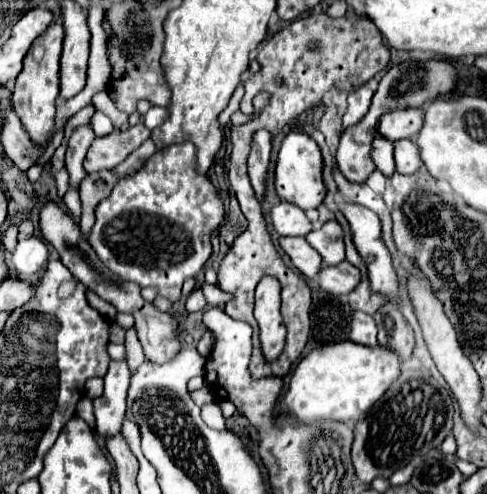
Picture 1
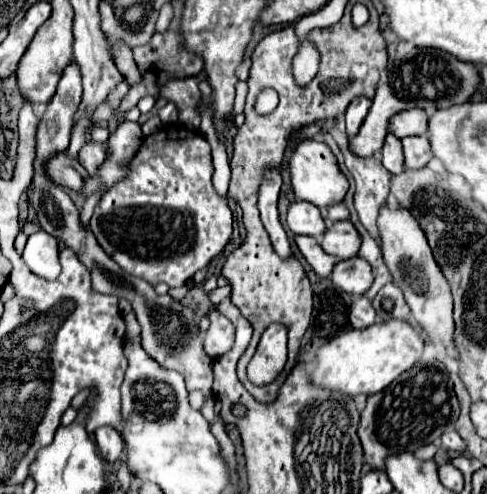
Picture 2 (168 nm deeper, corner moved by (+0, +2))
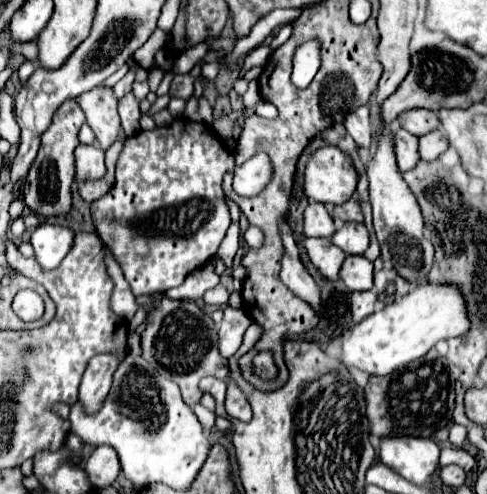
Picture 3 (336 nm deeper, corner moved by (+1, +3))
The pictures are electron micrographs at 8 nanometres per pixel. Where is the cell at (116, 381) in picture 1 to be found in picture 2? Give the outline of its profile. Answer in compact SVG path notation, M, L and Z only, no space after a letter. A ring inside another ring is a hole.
M102 426L102 428L96 430L96 444L98 444L100 454L108 462L114 462L114 460L118 460L122 456L124 444L122 444L120 434L112 426Z

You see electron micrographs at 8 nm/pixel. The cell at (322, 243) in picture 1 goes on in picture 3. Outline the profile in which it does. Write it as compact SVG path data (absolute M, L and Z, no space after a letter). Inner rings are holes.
M349 221L331 237L331 241L349 255L363 255L369 247L369 231L363 223Z

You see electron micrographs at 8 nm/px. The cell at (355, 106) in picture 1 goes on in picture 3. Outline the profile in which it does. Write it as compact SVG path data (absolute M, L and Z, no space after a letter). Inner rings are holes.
M359 107L345 119L347 133L355 139L359 147L371 147L371 119L369 119L369 107Z

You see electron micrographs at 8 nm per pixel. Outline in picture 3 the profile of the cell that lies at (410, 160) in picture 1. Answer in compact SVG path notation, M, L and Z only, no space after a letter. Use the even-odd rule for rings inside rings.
M435 129L423 137L419 137L419 155L423 161L437 159L443 151L447 151L449 141L441 129Z

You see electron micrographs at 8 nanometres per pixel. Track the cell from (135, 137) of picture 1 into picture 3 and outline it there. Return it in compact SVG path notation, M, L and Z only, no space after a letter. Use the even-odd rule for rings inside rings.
M79 145L75 149L75 179L101 179L105 175L103 151L97 145Z

